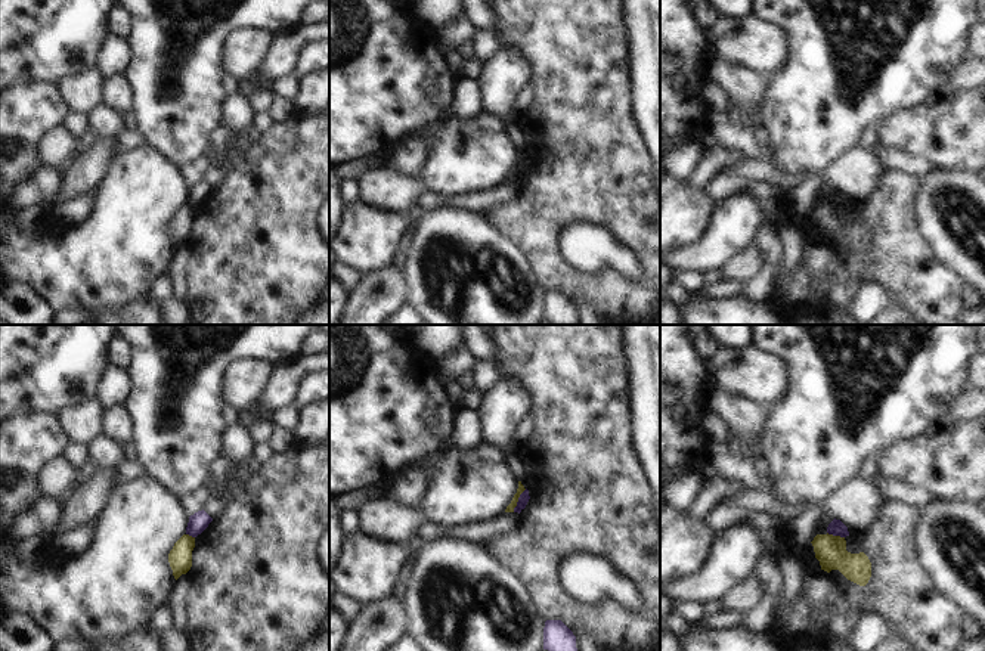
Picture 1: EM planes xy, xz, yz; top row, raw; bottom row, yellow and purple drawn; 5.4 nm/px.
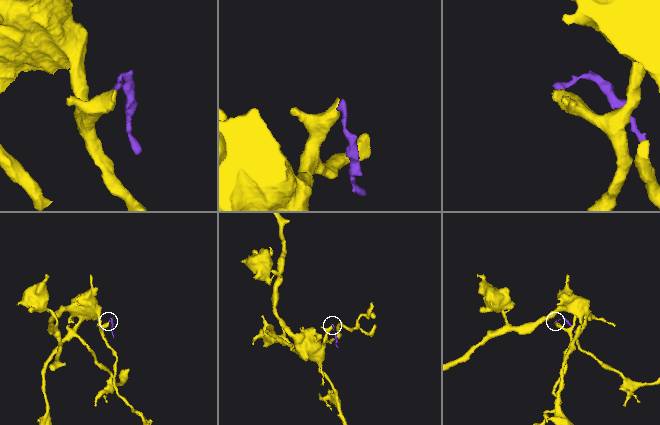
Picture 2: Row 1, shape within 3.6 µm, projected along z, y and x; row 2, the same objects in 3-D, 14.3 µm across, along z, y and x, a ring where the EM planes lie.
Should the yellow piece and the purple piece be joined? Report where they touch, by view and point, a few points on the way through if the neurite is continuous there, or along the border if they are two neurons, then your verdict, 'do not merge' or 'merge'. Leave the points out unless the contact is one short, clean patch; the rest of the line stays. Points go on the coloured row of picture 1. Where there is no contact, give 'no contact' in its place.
meets yellow in xz at (517, 501); border along xz (526, 489), (513, 511); do not merge

